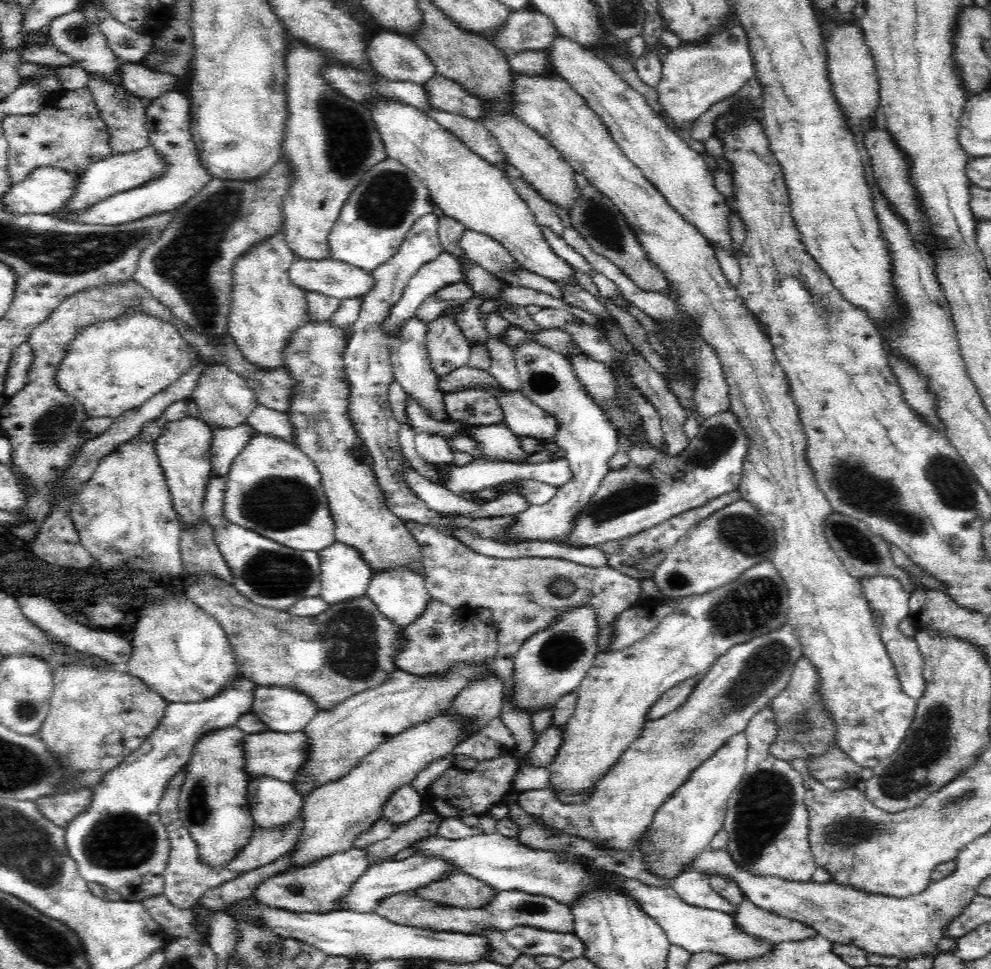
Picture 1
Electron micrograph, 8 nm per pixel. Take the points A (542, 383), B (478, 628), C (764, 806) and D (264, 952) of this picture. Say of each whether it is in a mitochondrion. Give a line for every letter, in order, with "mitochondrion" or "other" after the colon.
A: mitochondrion
B: other
C: mitochondrion
D: mitochondrion

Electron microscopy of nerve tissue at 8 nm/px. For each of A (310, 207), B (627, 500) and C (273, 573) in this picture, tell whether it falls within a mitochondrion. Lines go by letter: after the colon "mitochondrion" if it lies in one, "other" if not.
A: other
B: mitochondrion
C: mitochondrion

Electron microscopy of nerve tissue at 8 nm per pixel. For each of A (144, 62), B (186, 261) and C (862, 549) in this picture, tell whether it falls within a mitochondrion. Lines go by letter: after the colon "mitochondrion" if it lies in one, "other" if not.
A: other
B: mitochondrion
C: mitochondrion

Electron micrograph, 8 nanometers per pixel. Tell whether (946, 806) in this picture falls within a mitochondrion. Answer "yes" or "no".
yes

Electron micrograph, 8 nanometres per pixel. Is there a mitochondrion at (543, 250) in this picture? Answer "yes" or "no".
no

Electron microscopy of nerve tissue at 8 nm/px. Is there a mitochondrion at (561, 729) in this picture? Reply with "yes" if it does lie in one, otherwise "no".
no

